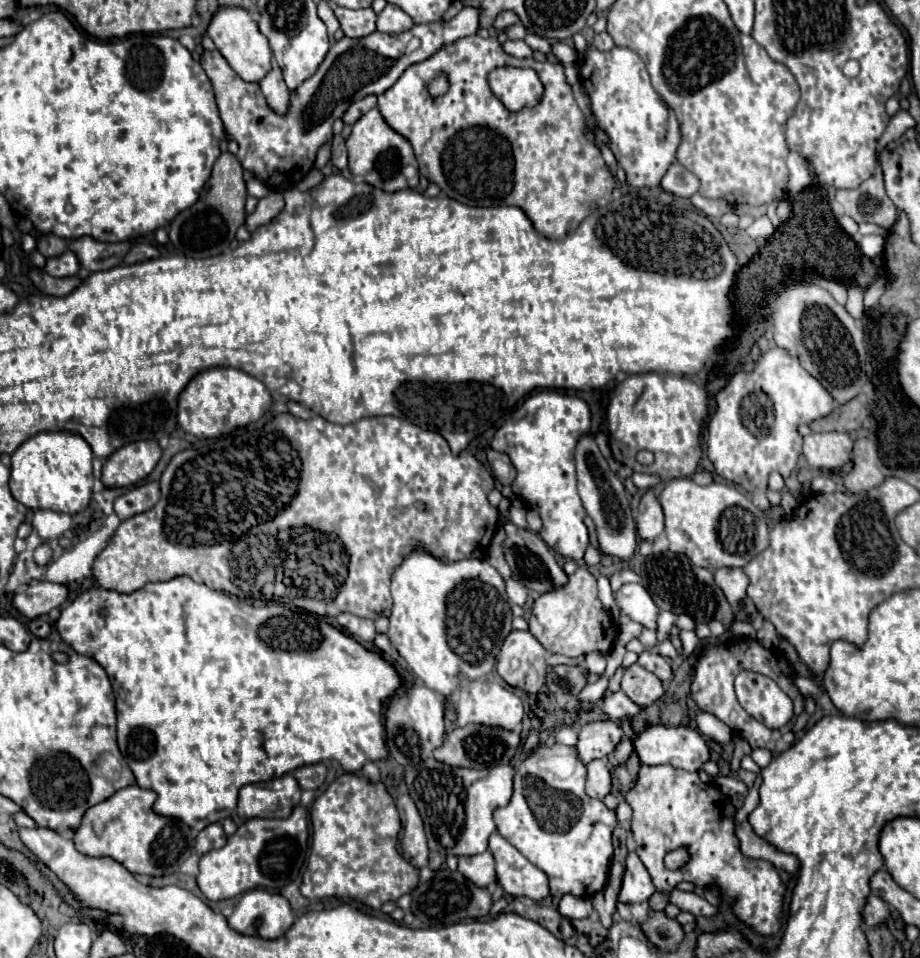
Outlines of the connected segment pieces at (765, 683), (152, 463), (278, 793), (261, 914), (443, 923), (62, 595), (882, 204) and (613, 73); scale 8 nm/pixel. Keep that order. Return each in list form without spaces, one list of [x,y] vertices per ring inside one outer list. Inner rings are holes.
[[[742,671],[736,677],[736,695],[746,713],[770,729],[780,729],[792,719],[790,697],[766,675]]]
[[[156,441],[128,443],[112,453],[102,469],[104,487],[130,487],[144,481],[156,467],[162,451]]]
[[[292,773],[266,783],[250,783],[240,789],[238,817],[288,817],[300,803],[300,785]]]
[[[252,889],[240,897],[228,923],[238,933],[276,939],[290,929],[294,915],[286,897],[264,889]]]
[[[448,867],[438,869],[436,875],[432,877],[432,881],[420,883],[412,891],[412,899],[414,899],[412,907],[410,907],[412,913],[426,927],[448,927],[458,921],[478,919],[478,917],[488,915],[488,911],[492,907],[492,895],[486,887],[472,885],[472,881],[468,881],[464,875],[460,875],[458,871],[450,871]]]
[[[34,581],[26,587],[24,593],[12,597],[12,605],[28,619],[46,615],[50,609],[60,607],[68,597],[68,589],[64,585],[56,585],[50,581]]]
[[[876,167],[874,175],[856,189],[836,191],[836,199],[844,205],[844,213],[856,223],[876,223],[890,229],[896,223],[896,207],[884,191],[882,169]]]
[[[590,47],[580,67],[580,79],[590,95],[598,125],[608,133],[610,149],[628,175],[628,185],[638,189],[658,187],[668,169],[668,161],[660,155],[668,107],[650,85],[644,61],[626,47],[614,47],[608,53]]]

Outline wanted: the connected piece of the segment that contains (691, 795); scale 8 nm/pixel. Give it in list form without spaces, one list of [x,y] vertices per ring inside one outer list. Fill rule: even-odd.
[[[640,765],[636,785],[626,793],[626,801],[634,811],[630,831],[636,853],[650,871],[658,891],[670,893],[680,881],[718,887],[732,901],[736,919],[758,935],[772,939],[782,929],[782,903],[790,875],[784,869],[776,869],[770,861],[750,859],[740,853],[732,821],[736,807],[716,785],[702,783],[698,773],[688,773],[672,765]],[[682,847],[690,855],[686,865],[676,871],[666,869],[662,863],[664,855]]]

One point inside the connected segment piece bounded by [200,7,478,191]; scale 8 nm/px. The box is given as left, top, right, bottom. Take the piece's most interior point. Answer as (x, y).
(279, 150)

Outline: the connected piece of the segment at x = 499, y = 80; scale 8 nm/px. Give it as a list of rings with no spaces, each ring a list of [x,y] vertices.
[[[516,67],[494,69],[488,75],[488,83],[494,95],[510,111],[520,111],[522,107],[536,105],[544,91],[536,71],[532,69],[516,69]]]

